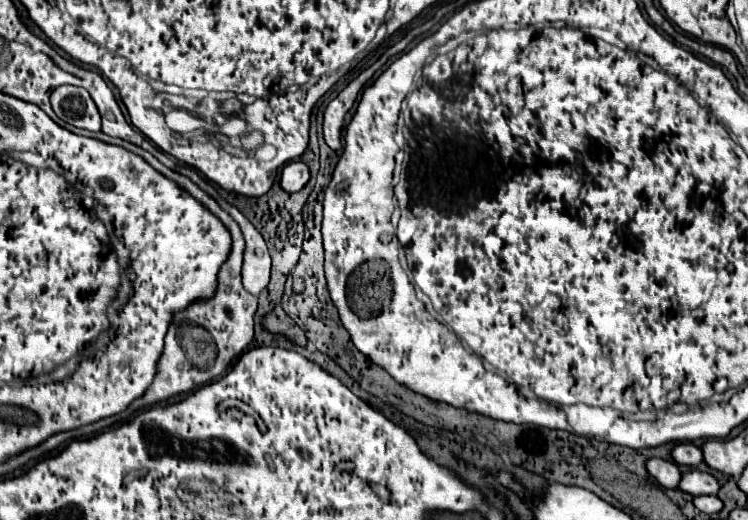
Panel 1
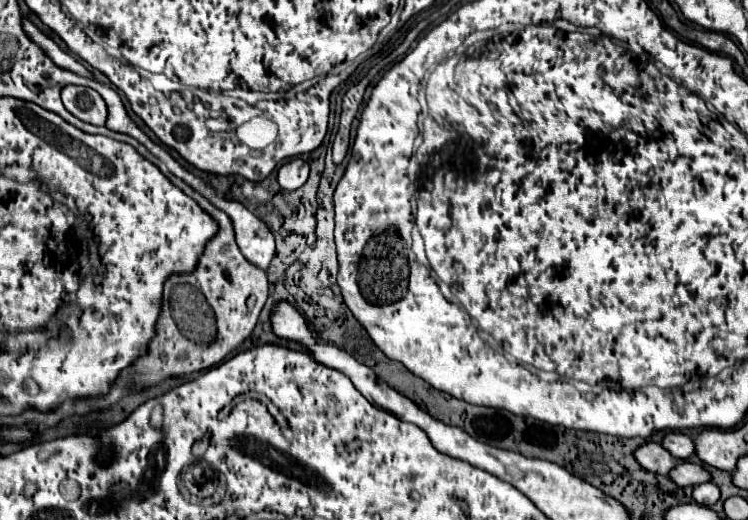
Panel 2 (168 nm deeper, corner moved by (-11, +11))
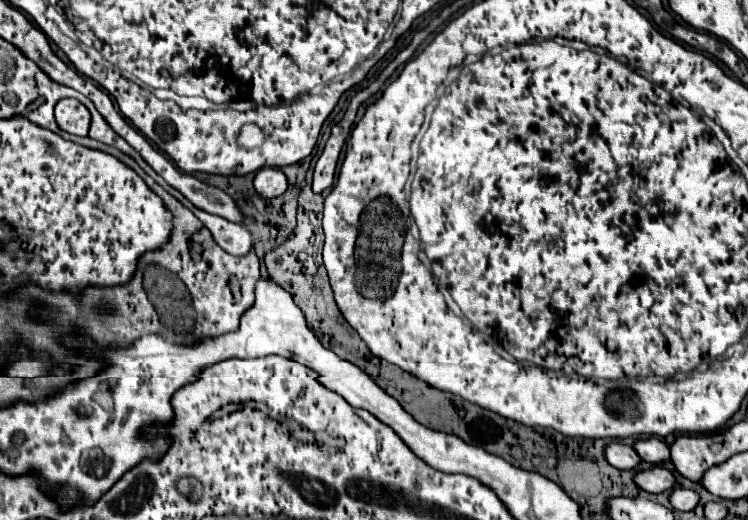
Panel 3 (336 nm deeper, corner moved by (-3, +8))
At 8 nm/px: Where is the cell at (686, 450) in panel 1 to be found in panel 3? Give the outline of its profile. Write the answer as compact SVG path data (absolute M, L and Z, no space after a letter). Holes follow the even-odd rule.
M647 438L647 440L639 440L635 446L633 446L639 456L649 462L649 464L661 464L665 460L671 458L671 452L669 452L669 446L659 440L659 438Z

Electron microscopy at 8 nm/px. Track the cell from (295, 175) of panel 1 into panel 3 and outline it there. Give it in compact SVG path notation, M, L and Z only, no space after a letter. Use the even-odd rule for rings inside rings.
M263 168L255 174L255 190L263 198L277 198L289 188L289 180L279 168Z

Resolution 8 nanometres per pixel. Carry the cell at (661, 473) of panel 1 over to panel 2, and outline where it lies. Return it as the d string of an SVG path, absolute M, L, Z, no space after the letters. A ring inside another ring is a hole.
M645 443L637 447L633 457L635 461L639 461L643 469L649 469L651 473L659 473L659 475L667 475L677 463L675 457L671 457L671 453L665 451L659 443Z

